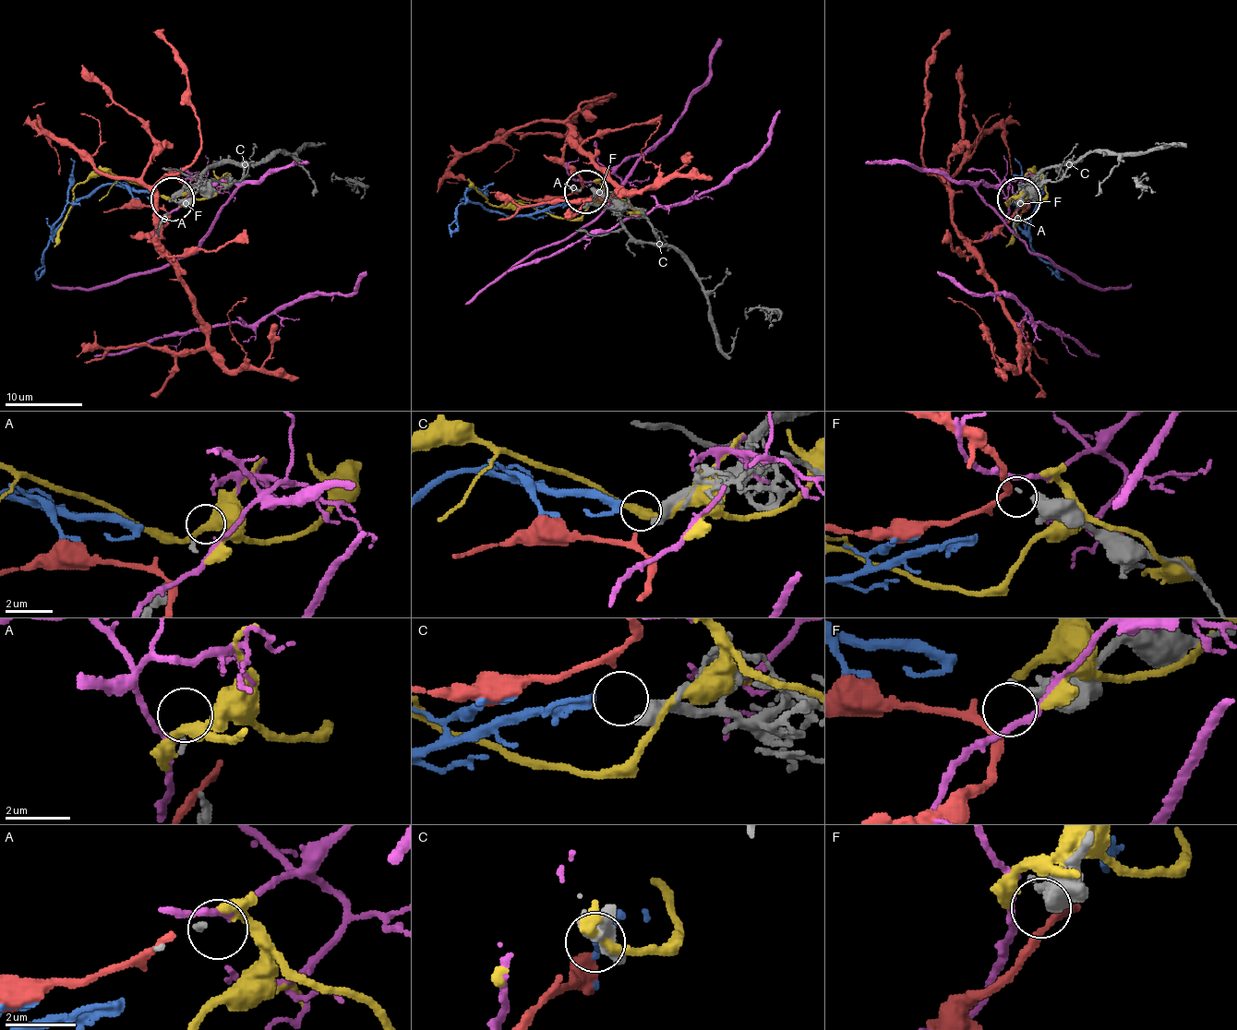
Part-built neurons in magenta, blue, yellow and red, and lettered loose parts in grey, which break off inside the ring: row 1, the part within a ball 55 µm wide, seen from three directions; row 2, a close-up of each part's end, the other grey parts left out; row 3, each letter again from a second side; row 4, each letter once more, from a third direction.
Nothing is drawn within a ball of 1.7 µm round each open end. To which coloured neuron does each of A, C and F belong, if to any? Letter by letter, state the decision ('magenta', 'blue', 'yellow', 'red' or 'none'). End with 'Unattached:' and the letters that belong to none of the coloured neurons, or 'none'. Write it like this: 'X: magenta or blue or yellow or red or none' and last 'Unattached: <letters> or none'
A: none
C: blue
F: red
Unattached: A

